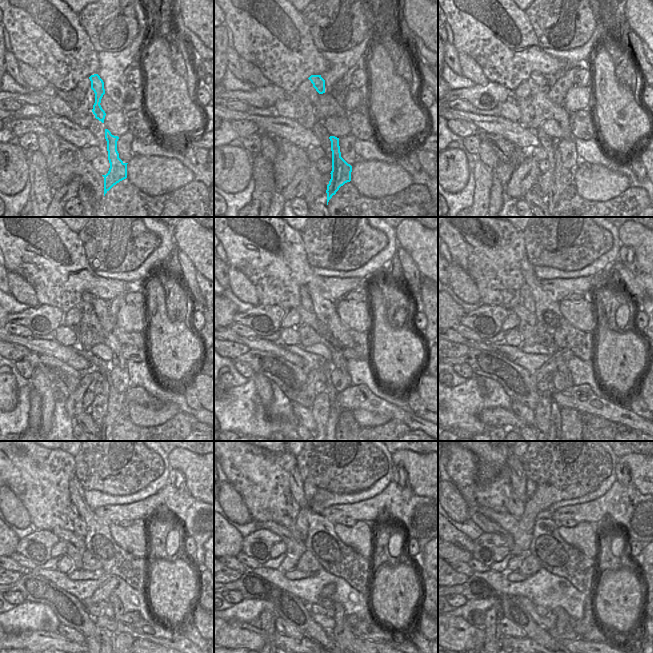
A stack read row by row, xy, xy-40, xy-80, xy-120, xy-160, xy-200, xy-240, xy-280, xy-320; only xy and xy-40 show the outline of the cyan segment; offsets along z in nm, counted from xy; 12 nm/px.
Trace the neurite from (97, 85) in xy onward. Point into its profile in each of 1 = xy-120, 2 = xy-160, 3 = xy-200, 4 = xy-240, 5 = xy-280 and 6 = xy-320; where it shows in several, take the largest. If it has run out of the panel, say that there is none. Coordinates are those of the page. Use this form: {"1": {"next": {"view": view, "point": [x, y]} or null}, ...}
{"1": {"next": {"view": "xy-120", "point": [86, 304]}}, "2": {"next": {"view": "xy-160", "point": [305, 300]}}, "3": {"next": {"view": "xy-200", "point": [527, 300]}}, "4": {"next": {"view": "xy-240", "point": [79, 526]}}, "5": {"next": {"view": "xy-280", "point": [300, 515]}}, "6": {"next": {"view": "xy-320", "point": [517, 508]}}}

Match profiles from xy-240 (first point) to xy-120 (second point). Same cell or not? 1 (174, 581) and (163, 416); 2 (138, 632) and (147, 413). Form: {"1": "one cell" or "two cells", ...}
{"1": "two cells", "2": "two cells"}

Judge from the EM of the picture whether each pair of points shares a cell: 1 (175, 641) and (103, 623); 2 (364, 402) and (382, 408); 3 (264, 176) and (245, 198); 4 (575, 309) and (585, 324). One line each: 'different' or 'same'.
1: same
2: same
3: different
4: same

